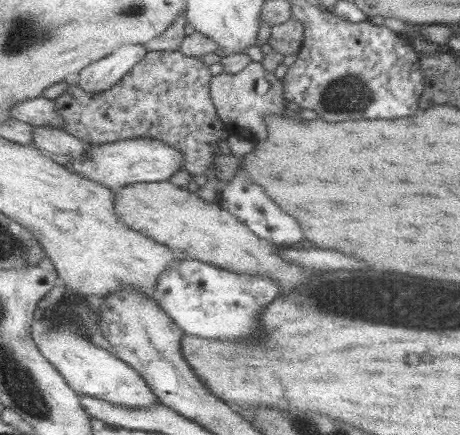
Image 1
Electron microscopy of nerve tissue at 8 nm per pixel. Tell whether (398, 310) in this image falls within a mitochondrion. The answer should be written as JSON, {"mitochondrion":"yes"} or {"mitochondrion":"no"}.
{"mitochondrion":"yes"}

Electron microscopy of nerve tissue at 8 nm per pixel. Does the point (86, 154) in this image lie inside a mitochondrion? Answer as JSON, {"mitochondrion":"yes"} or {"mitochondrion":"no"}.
{"mitochondrion":"no"}

